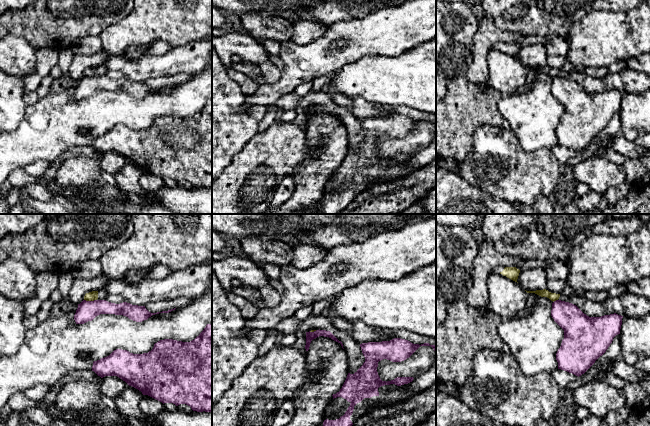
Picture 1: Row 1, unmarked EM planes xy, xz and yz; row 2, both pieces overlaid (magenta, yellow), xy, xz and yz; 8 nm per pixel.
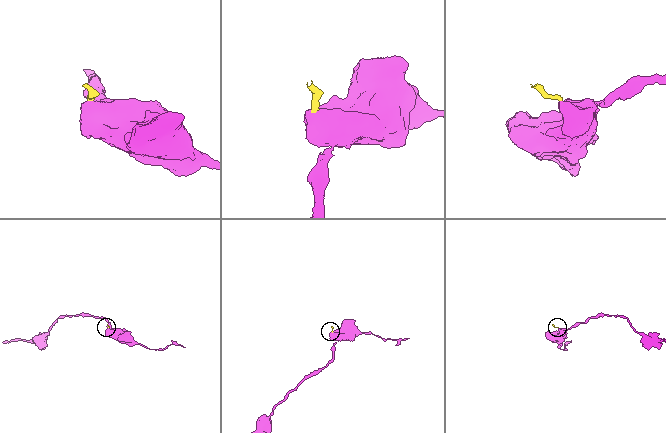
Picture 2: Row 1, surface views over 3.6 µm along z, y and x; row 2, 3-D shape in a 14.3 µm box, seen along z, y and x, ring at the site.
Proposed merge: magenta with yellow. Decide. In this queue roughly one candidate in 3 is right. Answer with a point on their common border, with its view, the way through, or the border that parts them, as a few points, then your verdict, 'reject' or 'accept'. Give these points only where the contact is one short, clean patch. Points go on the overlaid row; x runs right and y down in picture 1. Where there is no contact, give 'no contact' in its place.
xy (90, 301) | along xy (84, 299), (96, 300) | reject

